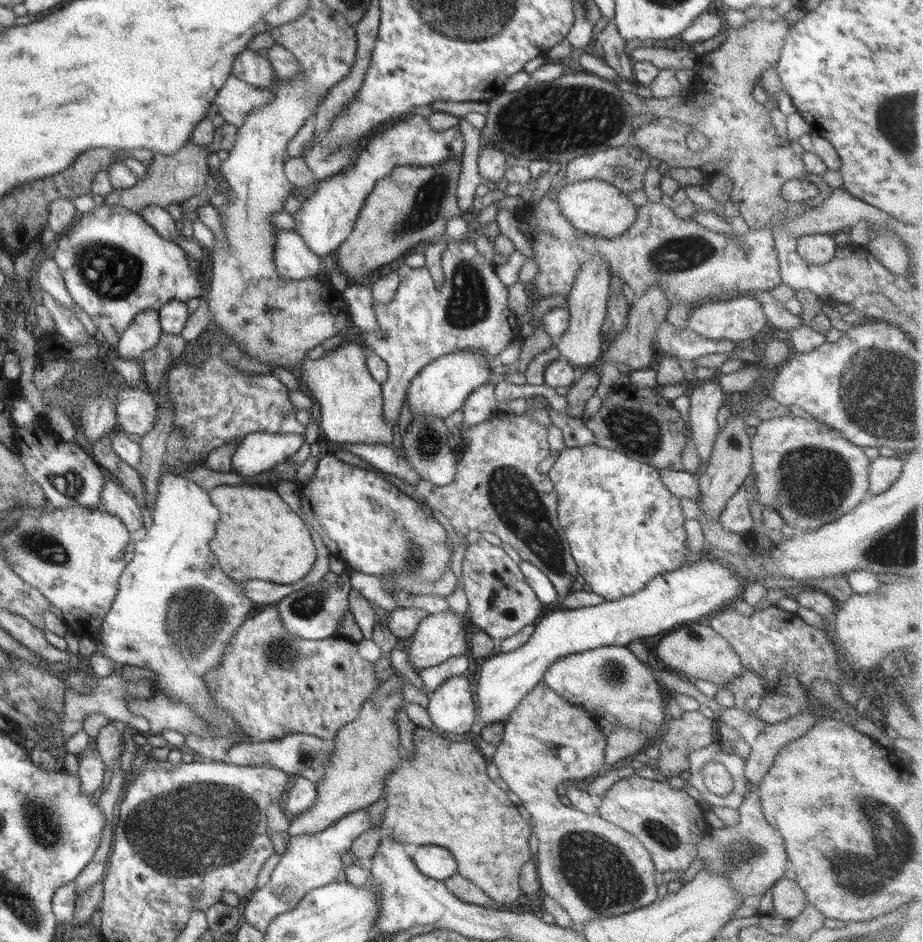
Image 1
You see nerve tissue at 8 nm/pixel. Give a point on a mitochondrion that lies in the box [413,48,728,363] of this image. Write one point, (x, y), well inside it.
(550, 119)

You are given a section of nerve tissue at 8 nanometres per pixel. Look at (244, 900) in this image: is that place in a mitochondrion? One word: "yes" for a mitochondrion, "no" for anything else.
no

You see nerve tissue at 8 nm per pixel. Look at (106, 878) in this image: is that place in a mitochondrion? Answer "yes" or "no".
no

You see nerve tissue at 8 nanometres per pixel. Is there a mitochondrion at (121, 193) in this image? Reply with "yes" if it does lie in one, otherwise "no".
no

